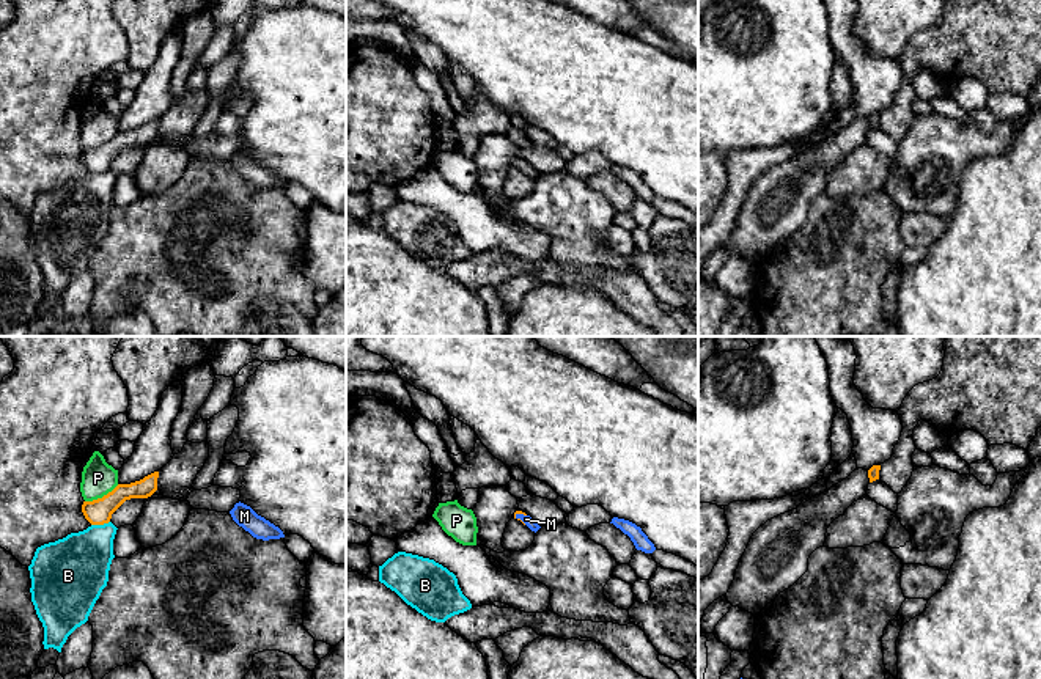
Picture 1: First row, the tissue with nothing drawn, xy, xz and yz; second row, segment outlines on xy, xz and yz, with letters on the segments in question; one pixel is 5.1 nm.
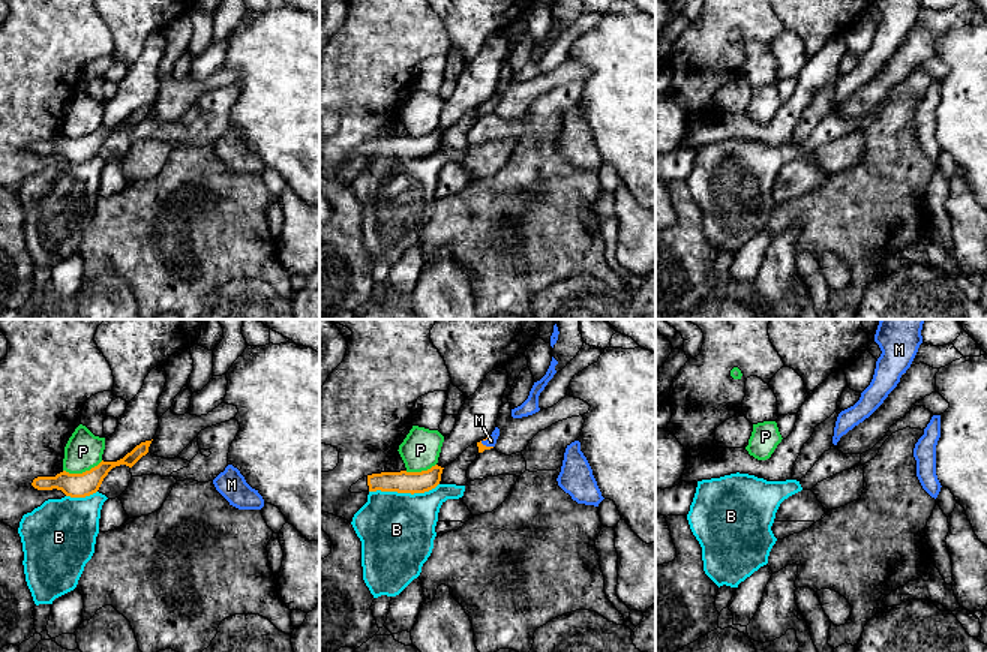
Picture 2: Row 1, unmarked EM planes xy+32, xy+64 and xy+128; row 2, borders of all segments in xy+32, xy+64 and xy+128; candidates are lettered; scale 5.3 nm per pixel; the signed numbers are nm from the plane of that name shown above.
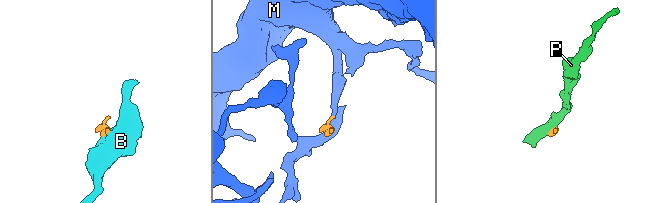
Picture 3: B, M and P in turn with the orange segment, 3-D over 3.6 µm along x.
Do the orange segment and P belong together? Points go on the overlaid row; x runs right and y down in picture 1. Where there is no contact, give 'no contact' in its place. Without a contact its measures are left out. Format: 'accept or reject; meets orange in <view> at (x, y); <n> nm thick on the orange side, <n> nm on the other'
reject; meets orange in xy at (102, 497); 130 nm thick on the orange side, 180 nm on the other

